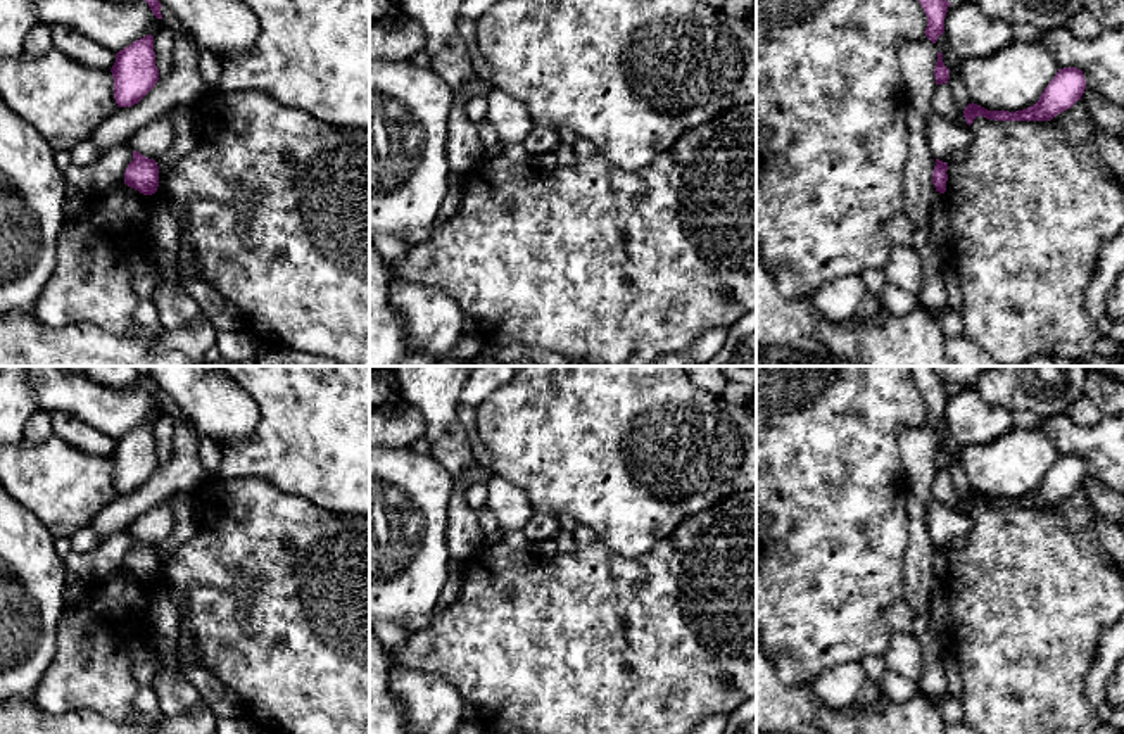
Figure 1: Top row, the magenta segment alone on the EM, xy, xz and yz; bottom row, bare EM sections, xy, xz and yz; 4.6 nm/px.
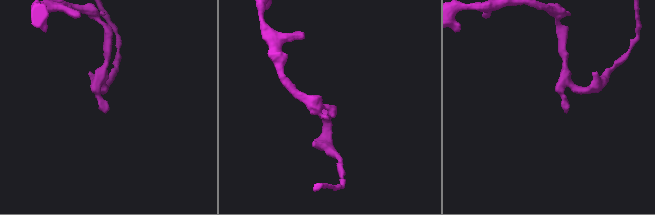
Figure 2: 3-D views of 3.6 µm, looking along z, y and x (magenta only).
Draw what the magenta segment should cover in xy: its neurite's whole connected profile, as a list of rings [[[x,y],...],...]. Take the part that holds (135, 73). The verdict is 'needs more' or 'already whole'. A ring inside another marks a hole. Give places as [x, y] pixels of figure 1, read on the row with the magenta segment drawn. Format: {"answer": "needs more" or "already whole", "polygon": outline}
{"answer": "already whole", "polygon": [[[147,35],[116,54],[111,69],[117,107],[138,104],[159,81],[154,36]]]}

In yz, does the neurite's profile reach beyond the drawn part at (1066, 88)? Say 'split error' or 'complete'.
complete

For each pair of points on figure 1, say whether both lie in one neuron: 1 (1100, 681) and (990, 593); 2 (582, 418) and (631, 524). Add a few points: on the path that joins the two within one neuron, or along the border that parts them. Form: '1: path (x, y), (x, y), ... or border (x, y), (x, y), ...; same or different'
1: border (1105, 632), (1086, 676), (1086, 698), (1095, 707); different
2: path (608, 442), (615, 449), (627, 479), (631, 498); same

